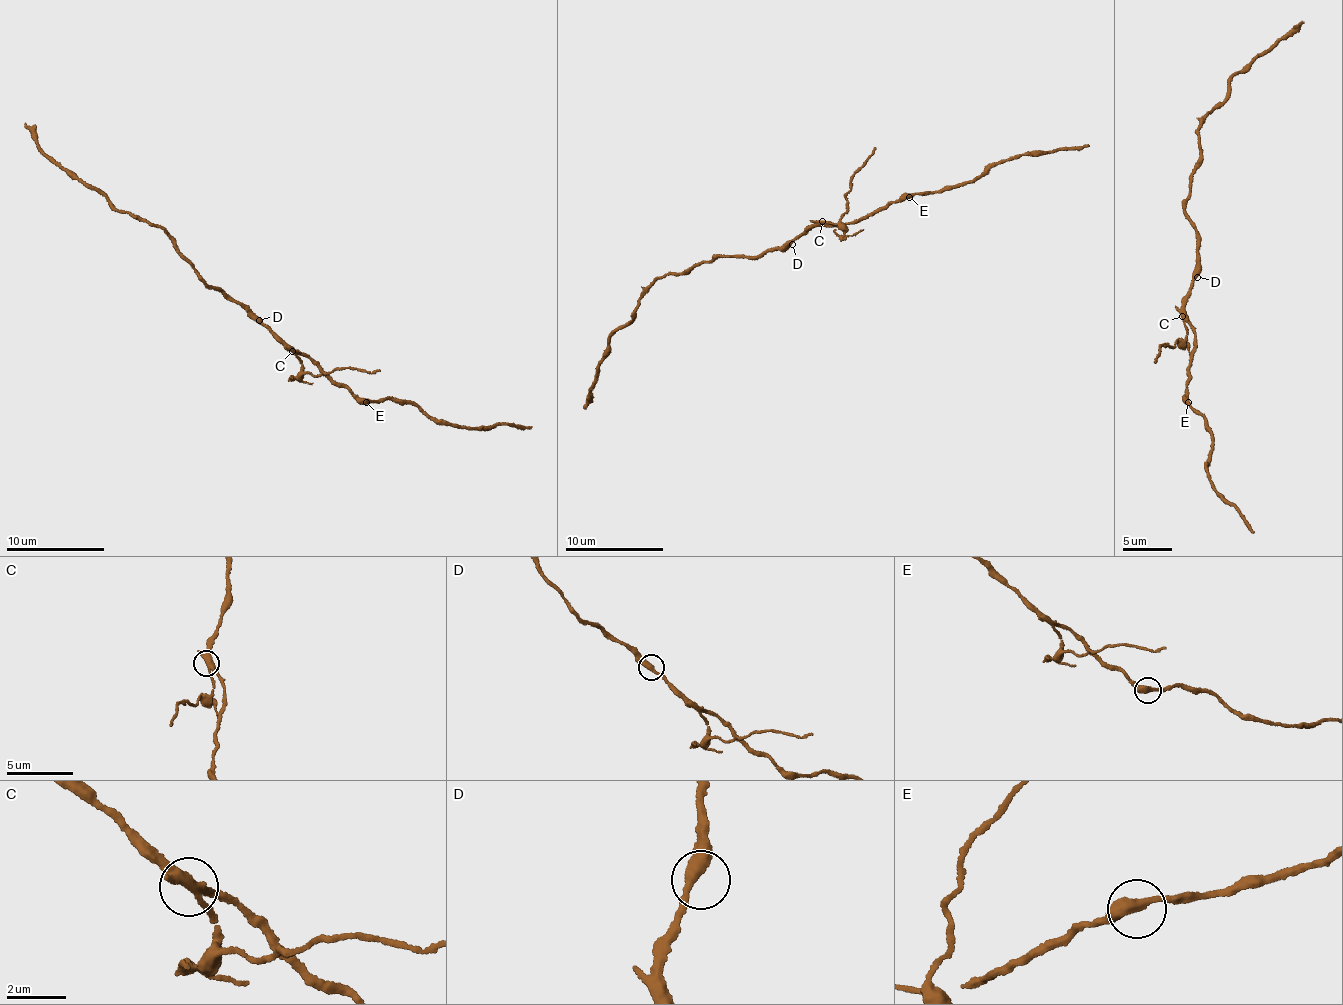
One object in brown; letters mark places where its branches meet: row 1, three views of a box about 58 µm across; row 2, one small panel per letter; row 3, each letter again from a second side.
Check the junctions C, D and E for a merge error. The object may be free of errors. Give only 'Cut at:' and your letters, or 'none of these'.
Cut at: C

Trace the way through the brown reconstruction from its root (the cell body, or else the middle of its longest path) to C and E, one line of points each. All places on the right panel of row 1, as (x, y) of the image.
C: (1193, 273), (1181, 317)
E: (1193, 273), (1184, 308), (1195, 333), (1188, 373), (1191, 377), (1188, 402)

